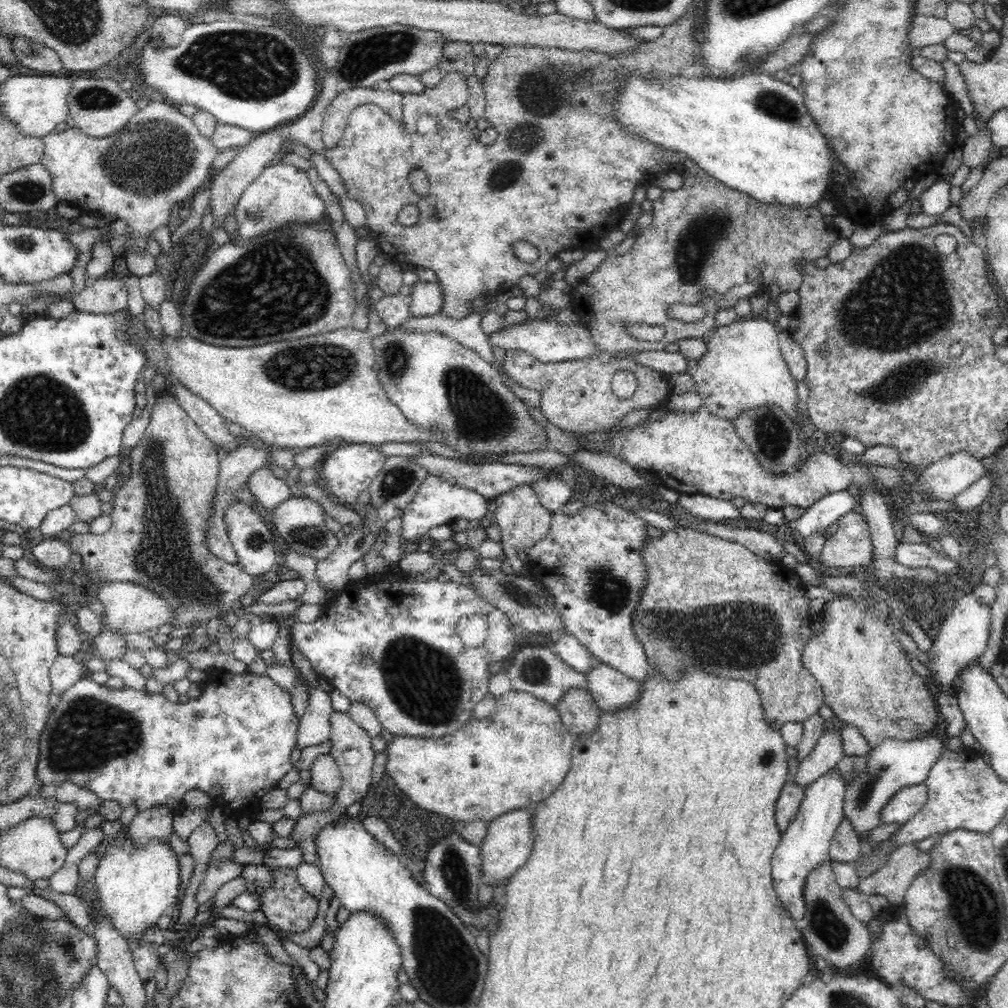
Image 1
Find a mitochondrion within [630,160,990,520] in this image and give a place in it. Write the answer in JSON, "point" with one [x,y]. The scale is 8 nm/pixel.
{"point":[880,314]}

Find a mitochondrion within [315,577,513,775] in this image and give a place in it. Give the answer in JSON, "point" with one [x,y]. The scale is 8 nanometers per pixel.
{"point":[424,684]}

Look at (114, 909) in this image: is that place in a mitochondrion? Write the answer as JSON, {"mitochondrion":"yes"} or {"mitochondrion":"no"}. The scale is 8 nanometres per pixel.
{"mitochondrion":"no"}

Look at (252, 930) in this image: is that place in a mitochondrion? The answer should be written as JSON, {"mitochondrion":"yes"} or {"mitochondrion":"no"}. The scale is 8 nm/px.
{"mitochondrion":"no"}

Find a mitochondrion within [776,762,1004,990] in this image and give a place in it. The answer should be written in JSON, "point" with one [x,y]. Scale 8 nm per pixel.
{"point":[972,904]}

